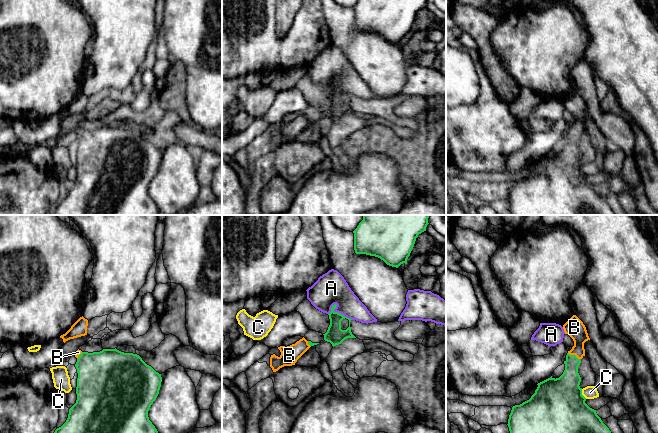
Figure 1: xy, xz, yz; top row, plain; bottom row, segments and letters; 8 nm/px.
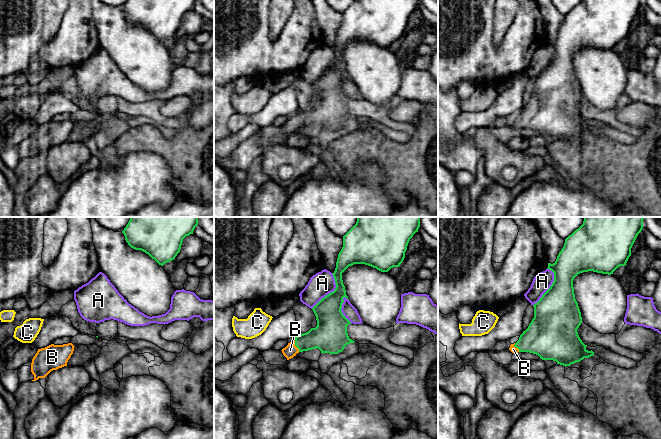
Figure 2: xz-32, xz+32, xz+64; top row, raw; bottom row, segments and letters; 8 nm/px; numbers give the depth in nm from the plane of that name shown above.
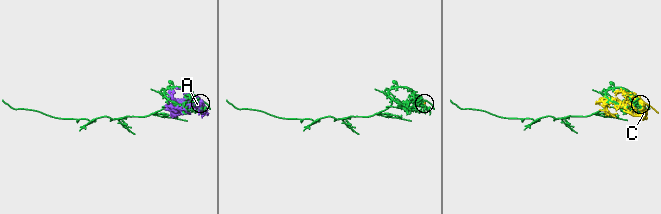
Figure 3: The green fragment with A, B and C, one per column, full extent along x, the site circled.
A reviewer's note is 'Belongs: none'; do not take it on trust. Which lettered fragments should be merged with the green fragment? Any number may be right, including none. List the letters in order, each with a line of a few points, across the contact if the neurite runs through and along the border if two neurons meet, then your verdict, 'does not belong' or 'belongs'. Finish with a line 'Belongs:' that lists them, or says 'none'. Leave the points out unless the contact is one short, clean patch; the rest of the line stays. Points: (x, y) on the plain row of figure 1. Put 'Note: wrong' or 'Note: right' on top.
Note: wrong
A: does not belong
B: line yz (567, 161), (574, 131), (574, 103); belongs
C: does not belong
Belongs: B

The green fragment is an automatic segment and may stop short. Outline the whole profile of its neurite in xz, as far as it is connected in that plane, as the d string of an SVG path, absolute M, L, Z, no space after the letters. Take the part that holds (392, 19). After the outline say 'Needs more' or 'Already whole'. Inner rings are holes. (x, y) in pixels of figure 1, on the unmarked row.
M359 0L353 7L356 30L375 32L398 44L407 39L419 10L428 0Z. Already whole

